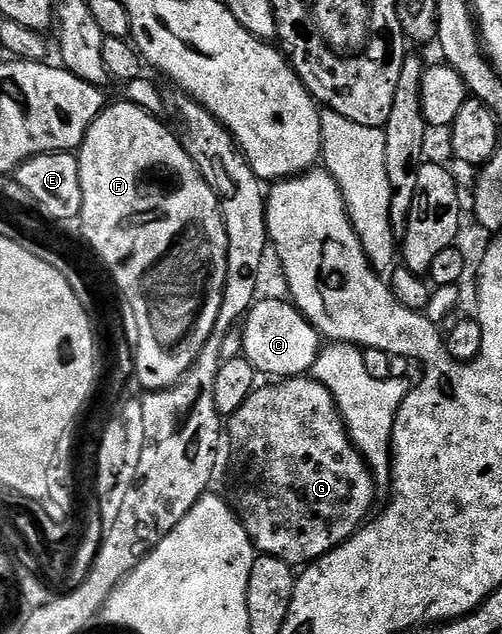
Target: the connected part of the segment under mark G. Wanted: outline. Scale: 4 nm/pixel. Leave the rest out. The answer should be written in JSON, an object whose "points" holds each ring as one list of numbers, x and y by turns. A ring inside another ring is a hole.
{"points":[[310,375,287,377,277,383,266,384,270,385,264,386,263,389,262,386,255,388,253,395,244,403,244,407,240,407,240,411,233,413,224,425,224,433,228,441,230,437,230,453,234,456,235,467,238,468,238,482,234,485,232,508,242,521,243,527,248,531,254,548,259,554,284,559,289,565,295,567,305,567,318,561,338,545,343,545,353,533,357,533,362,528,364,522,371,516,370,508,374,505,376,486,365,459,352,443,350,432,346,430,346,425,342,422,338,405,334,402,334,397,328,391,328,387,324,387]]}

